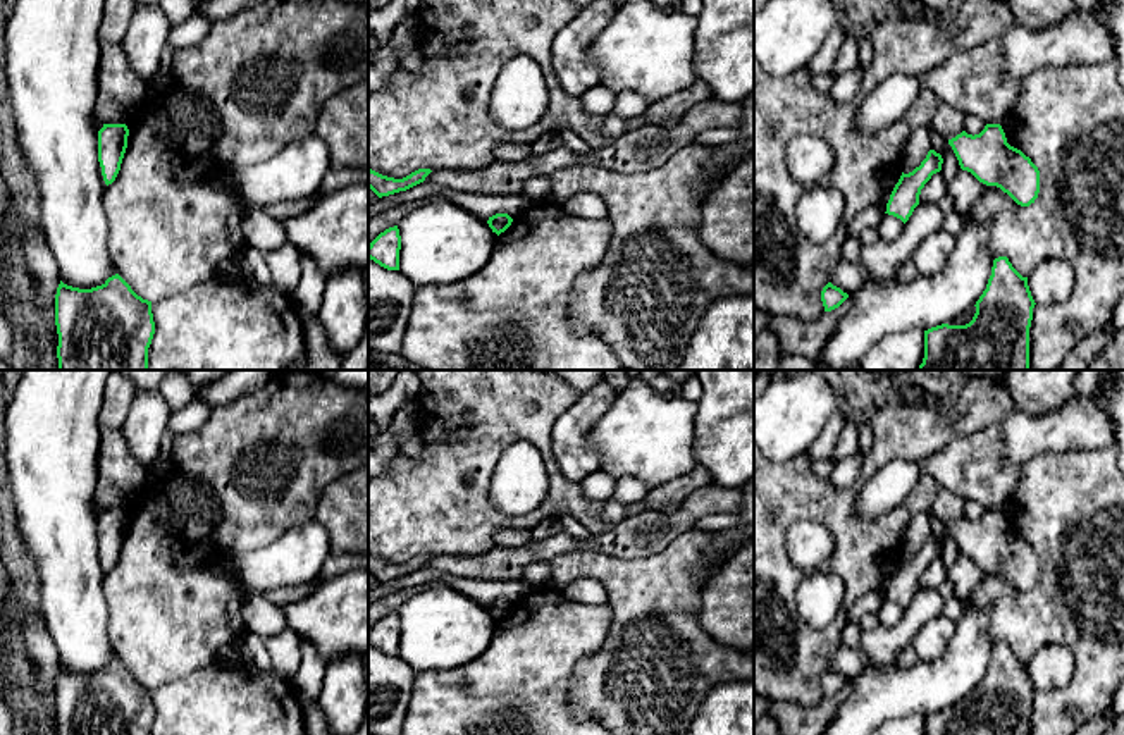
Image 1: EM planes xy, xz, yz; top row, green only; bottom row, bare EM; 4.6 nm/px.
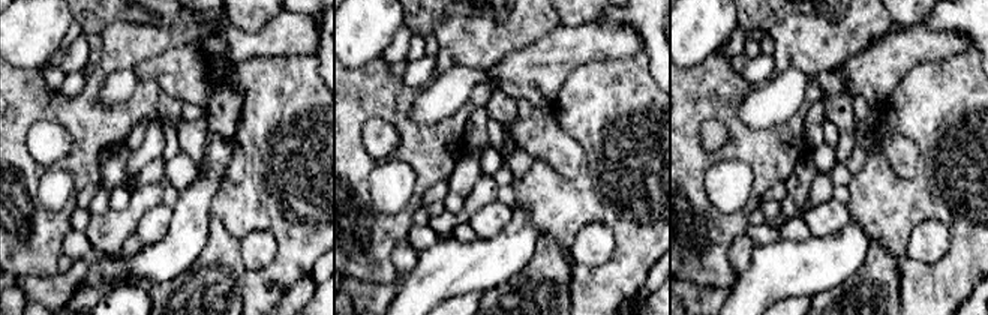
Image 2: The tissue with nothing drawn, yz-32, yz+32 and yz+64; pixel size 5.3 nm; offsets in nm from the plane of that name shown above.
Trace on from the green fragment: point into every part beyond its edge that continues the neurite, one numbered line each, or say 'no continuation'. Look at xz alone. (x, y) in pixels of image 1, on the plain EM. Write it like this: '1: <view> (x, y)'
no continuation

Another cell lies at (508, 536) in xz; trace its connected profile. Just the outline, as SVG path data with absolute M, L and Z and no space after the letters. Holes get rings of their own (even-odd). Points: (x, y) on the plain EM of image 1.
M504 528L494 535L496 546L525 546L532 542L532 530Z

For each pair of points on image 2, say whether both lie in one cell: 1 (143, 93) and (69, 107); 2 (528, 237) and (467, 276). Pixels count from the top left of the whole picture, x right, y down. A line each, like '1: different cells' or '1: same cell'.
1: same cell
2: same cell

